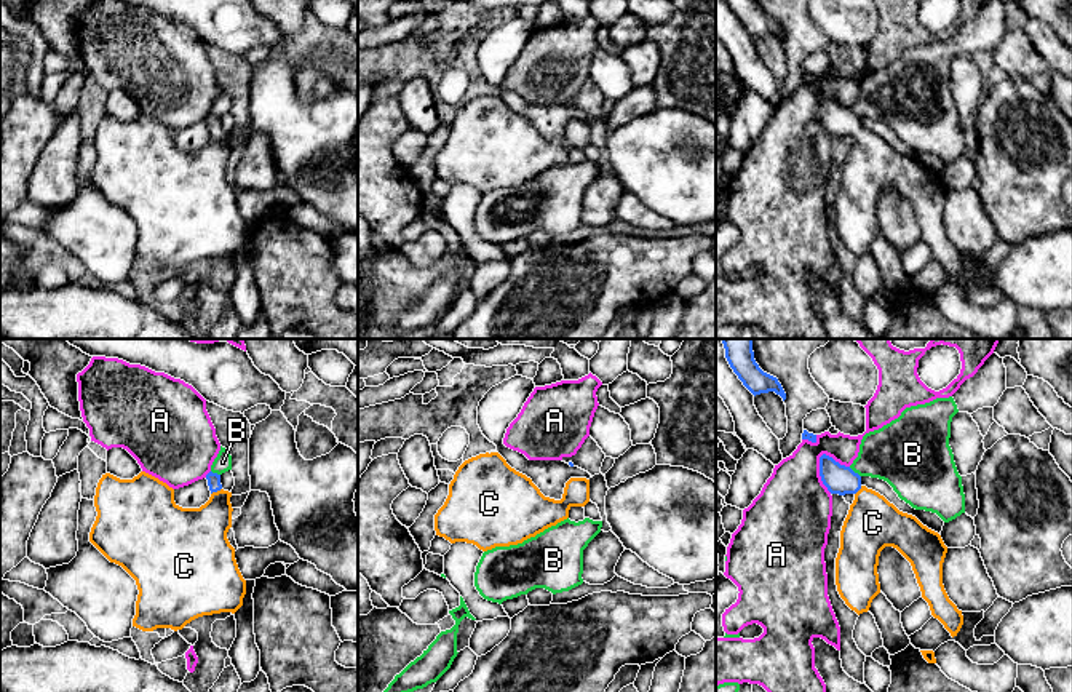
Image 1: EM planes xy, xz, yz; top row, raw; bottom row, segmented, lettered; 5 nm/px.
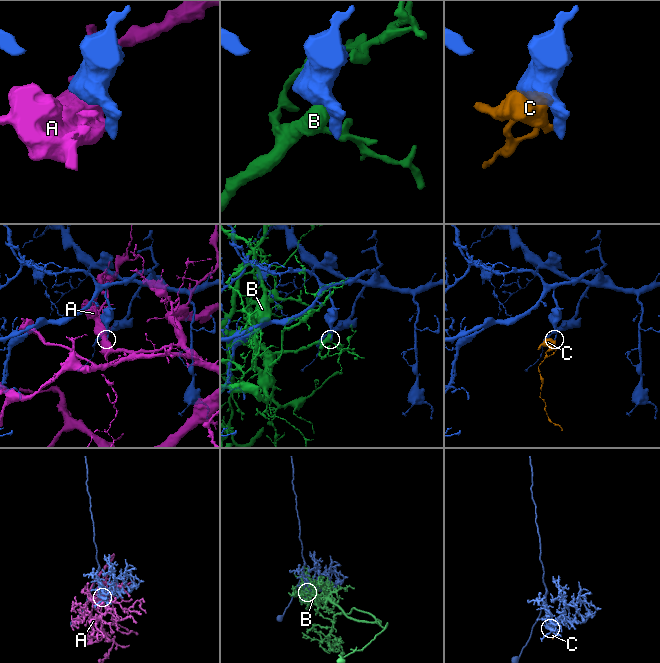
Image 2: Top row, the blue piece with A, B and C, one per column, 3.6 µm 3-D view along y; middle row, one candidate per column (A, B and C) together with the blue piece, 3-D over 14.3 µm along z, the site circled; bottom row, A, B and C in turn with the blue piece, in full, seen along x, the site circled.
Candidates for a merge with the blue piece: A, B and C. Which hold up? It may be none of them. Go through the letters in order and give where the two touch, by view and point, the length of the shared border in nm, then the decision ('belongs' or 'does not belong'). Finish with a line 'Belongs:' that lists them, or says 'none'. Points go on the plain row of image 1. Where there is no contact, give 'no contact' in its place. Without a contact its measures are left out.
A: yz (820, 115) | 220 nm | does not belong
B: yz (853, 114) | 80 nm | does not belong
C: xy (216, 133) | 70 nm | belongs
Belongs: C

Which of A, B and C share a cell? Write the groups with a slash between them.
A / B / C

